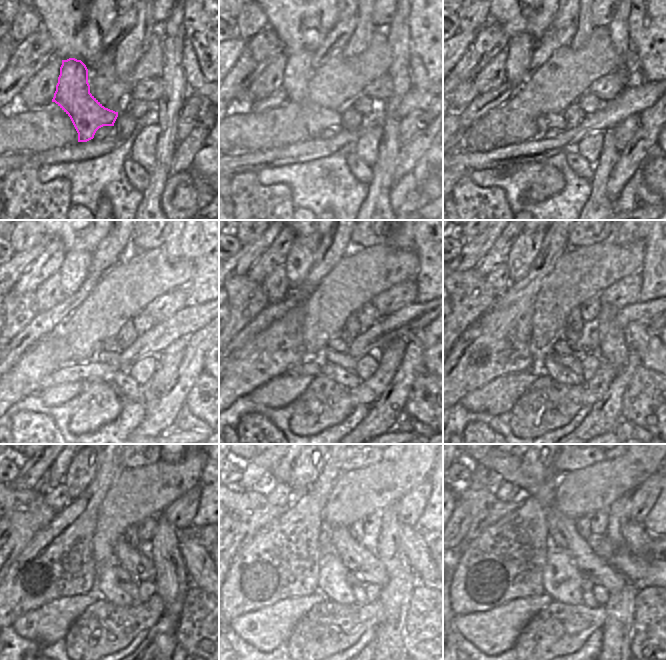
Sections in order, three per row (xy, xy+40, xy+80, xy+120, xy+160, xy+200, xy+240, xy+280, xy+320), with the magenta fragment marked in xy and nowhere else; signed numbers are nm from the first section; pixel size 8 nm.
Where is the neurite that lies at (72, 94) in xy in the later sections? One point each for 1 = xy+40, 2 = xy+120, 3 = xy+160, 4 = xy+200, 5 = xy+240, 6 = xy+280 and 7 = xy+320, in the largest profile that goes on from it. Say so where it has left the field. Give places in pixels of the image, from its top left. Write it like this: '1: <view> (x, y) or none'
1: xy+40 (297, 72)
2: xy+120 (74, 269)
3: xy+160 (301, 255)
4: xy+200 (527, 246)
5: xy+240 (82, 468)
6: xy+280 (307, 467)
7: xy+320 (536, 464)

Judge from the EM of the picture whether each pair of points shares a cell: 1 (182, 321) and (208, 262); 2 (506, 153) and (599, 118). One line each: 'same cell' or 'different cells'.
1: different cells
2: same cell

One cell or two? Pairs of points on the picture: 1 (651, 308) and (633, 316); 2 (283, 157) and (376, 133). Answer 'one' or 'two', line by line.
1: one
2: two

